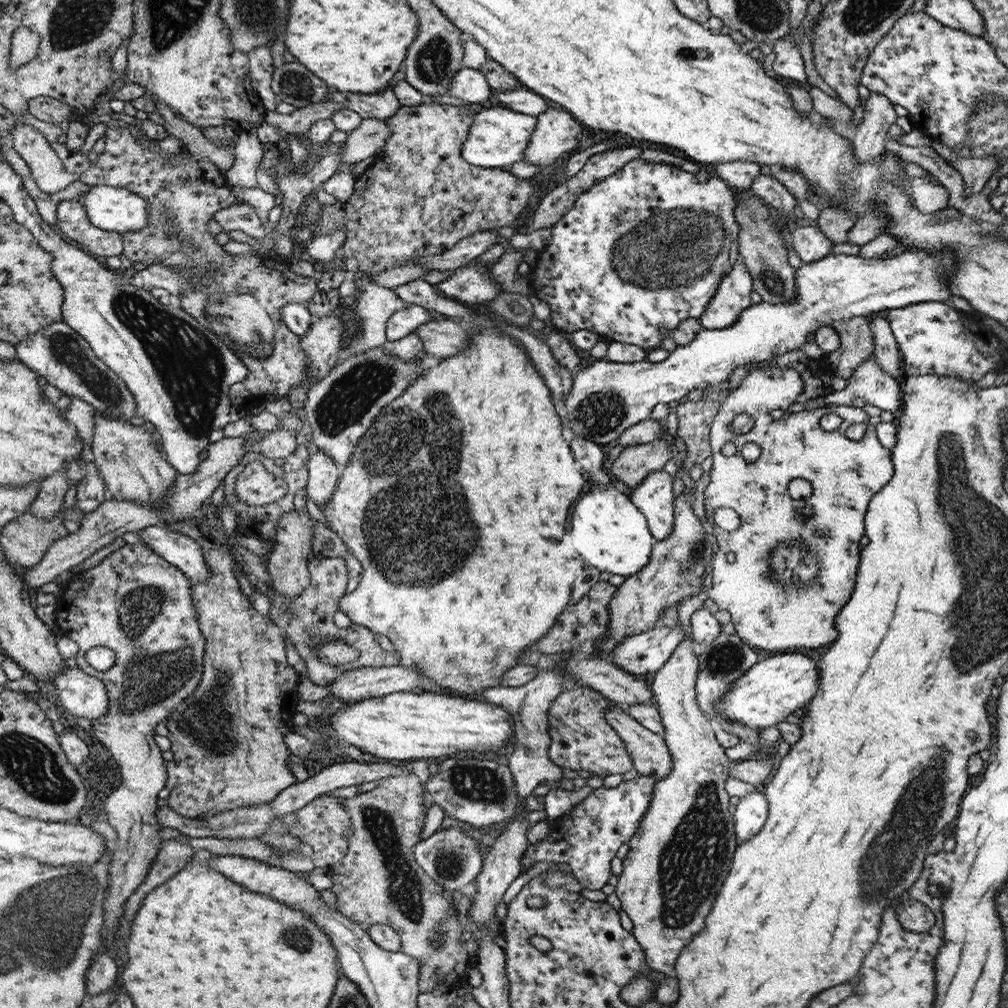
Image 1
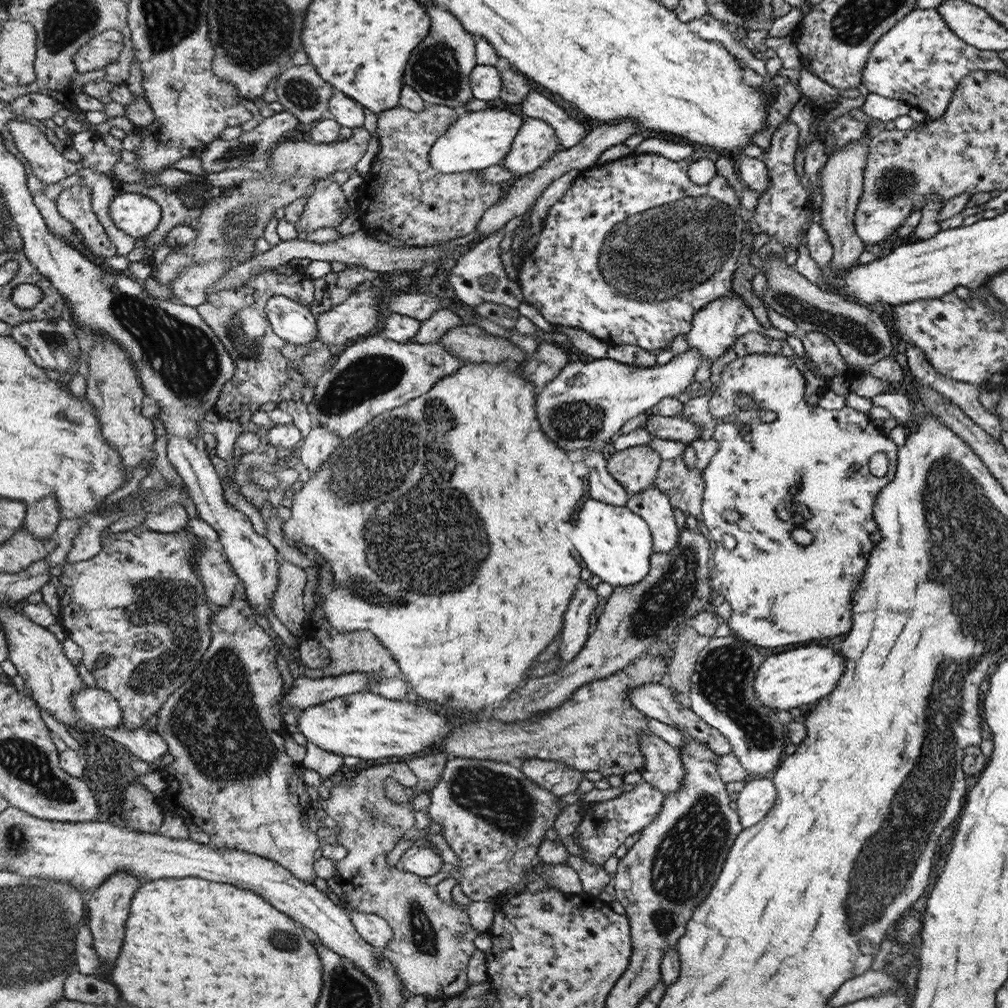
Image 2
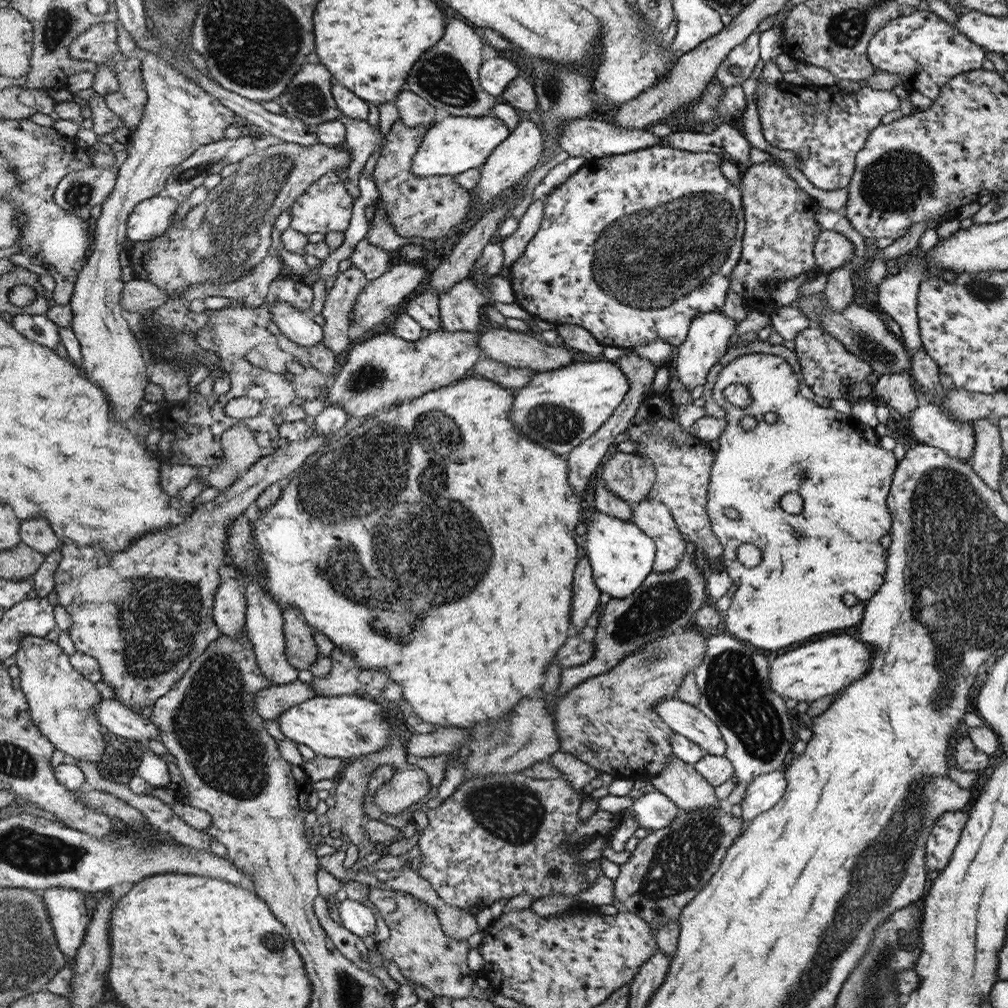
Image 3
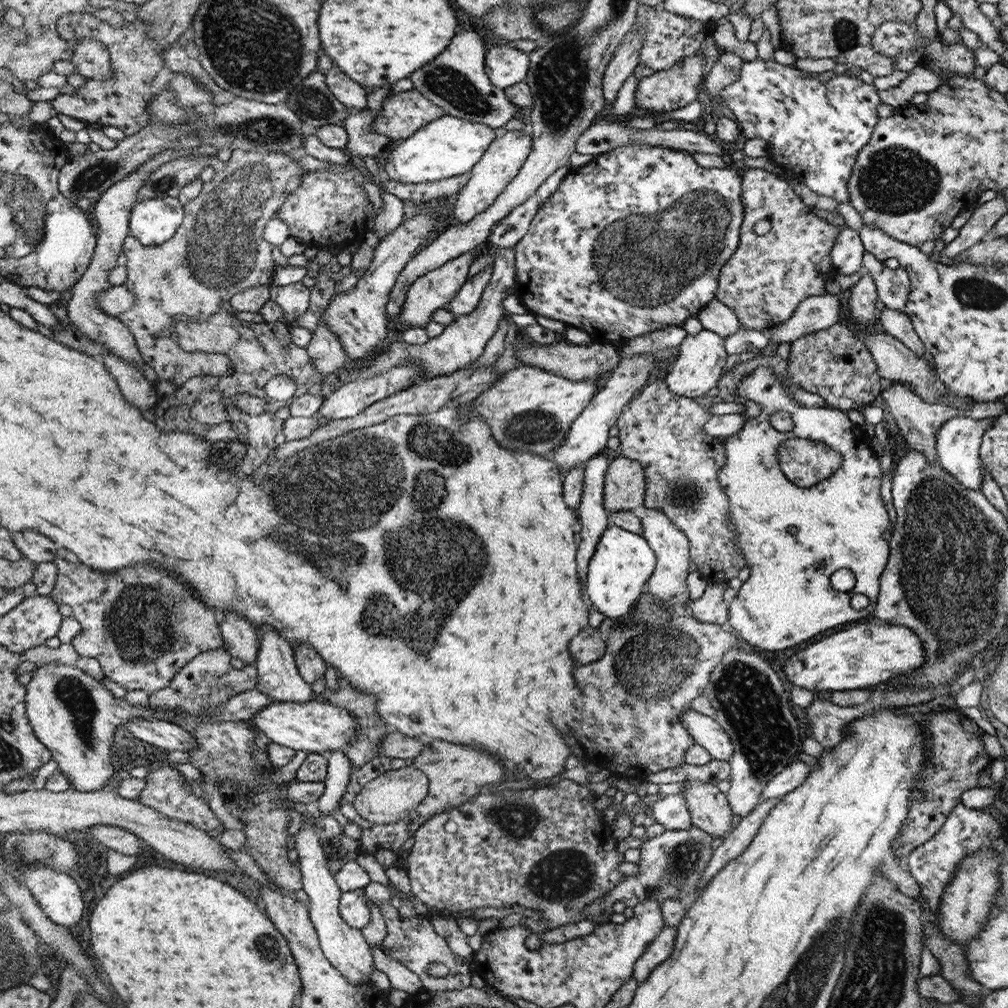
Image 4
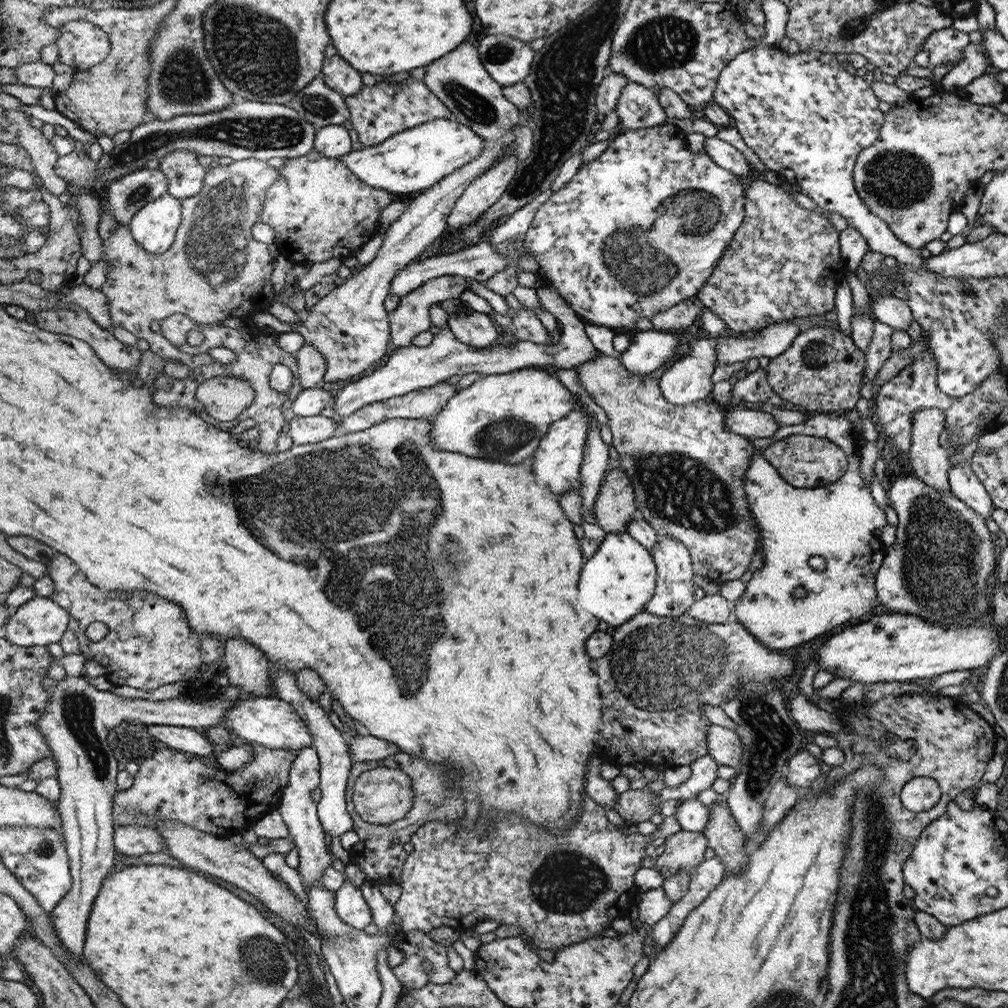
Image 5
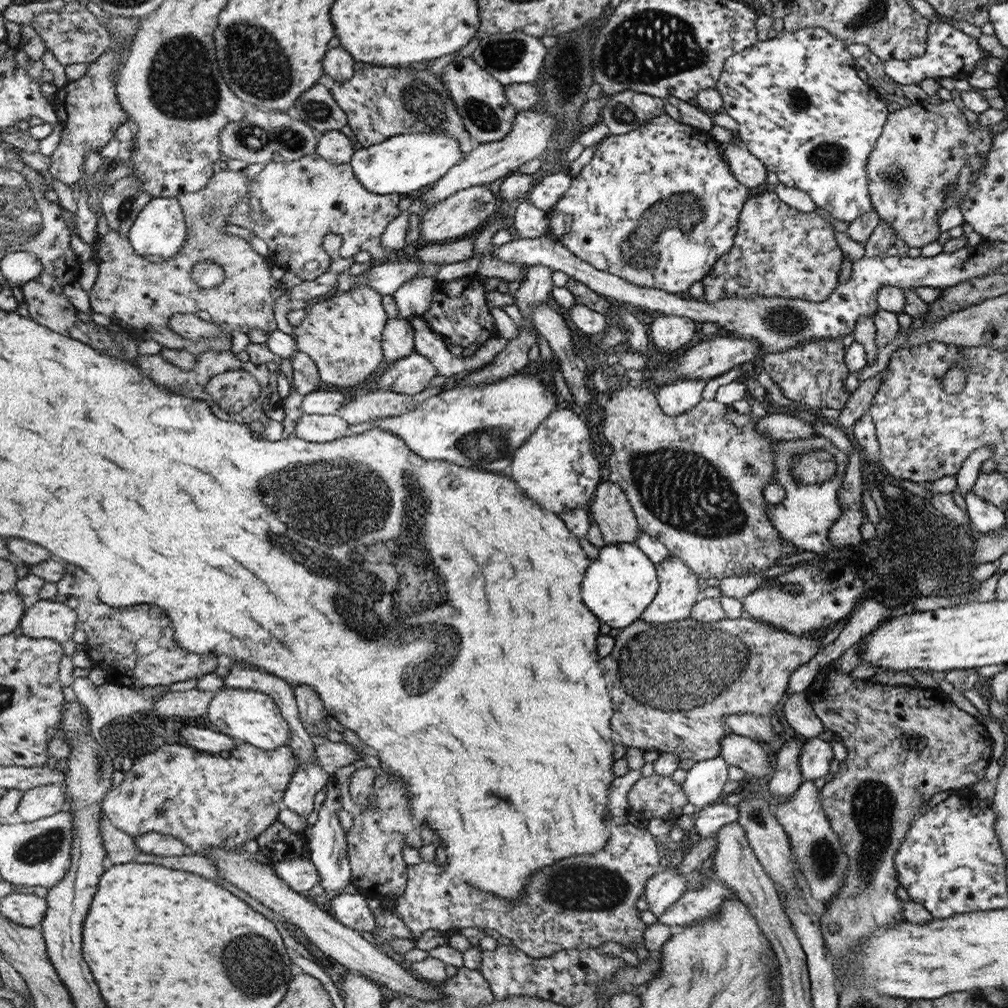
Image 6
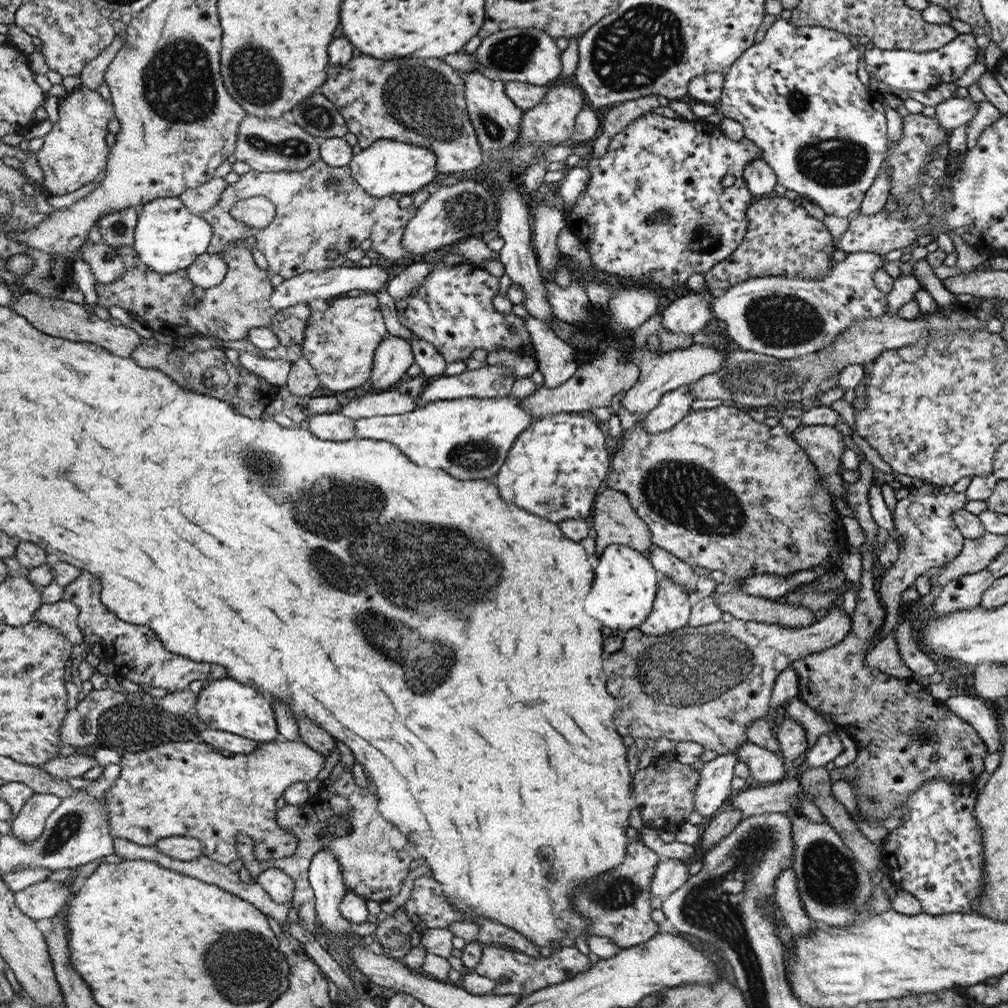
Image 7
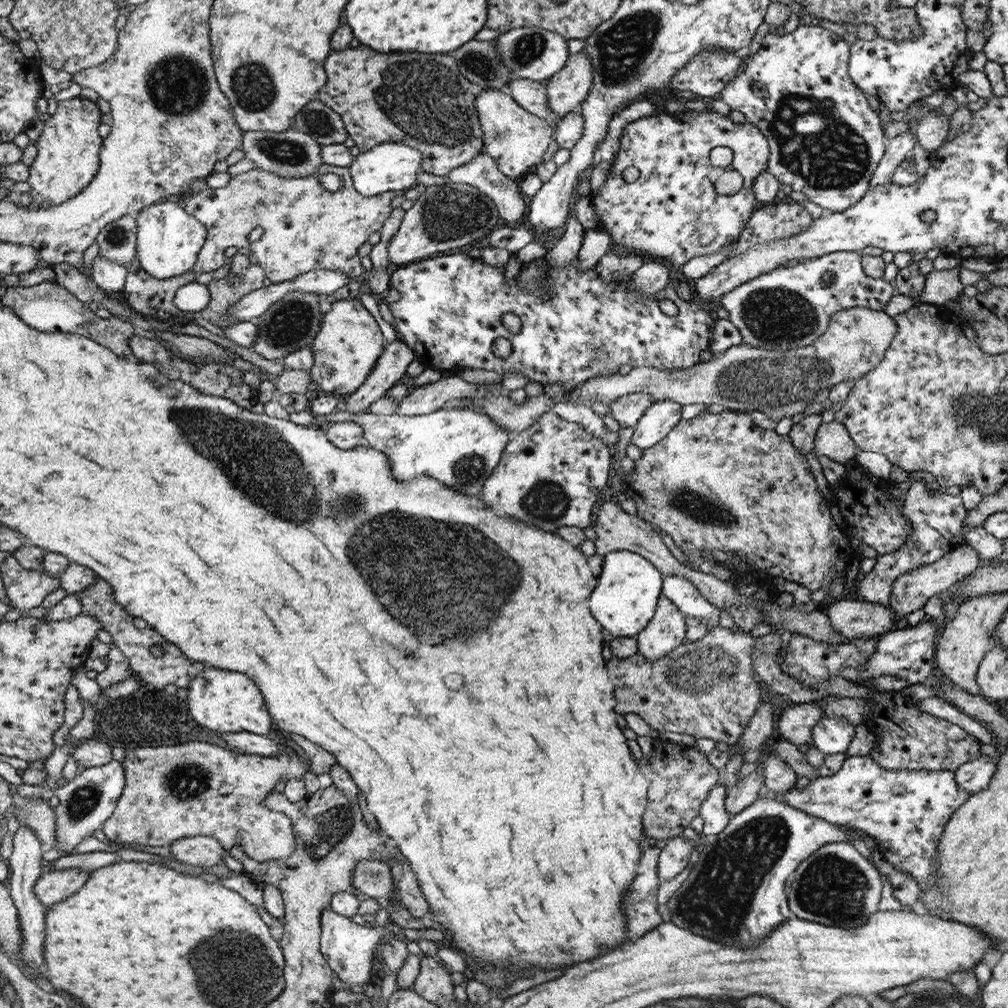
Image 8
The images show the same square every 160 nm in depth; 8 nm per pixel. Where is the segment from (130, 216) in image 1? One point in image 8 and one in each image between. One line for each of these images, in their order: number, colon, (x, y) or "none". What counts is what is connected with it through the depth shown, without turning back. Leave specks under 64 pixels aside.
2: (137, 215)
3: (150, 219)
4: (153, 222)
5: (155, 226)
6: (160, 231)
7: (169, 237)
8: (170, 239)

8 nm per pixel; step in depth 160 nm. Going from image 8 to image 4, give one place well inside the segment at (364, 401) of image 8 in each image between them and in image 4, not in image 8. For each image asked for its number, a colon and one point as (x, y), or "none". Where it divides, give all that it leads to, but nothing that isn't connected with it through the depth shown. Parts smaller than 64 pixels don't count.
4: (436, 289)
5: (411, 317)
6: (398, 335)
7: (394, 356)

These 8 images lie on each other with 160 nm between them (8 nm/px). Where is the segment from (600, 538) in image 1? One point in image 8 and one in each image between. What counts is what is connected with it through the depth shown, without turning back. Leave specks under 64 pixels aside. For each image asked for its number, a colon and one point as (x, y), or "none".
2: (616, 545)
3: (621, 554)
4: (620, 569)
5: (618, 582)
6: (621, 585)
7: (624, 593)
8: (628, 590)

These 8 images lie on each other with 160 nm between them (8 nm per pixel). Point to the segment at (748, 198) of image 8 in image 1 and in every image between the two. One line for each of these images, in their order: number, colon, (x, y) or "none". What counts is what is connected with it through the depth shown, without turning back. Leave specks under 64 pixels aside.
1: (647, 247)
2: (634, 249)
3: (633, 247)
4: (634, 241)
5: (641, 228)
6: (658, 206)
7: (654, 209)

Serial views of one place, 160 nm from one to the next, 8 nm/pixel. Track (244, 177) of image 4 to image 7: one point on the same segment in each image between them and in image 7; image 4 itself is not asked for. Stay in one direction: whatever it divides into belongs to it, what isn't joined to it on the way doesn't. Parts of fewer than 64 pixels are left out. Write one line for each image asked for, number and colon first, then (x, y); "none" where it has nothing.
5: (215, 270)
6: (130, 289)
7: (227, 311)

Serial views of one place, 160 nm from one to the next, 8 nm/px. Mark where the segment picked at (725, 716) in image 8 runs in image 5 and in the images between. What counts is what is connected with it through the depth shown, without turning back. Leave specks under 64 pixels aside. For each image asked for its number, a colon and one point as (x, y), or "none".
5: (660, 671)
6: (674, 685)
7: (706, 684)

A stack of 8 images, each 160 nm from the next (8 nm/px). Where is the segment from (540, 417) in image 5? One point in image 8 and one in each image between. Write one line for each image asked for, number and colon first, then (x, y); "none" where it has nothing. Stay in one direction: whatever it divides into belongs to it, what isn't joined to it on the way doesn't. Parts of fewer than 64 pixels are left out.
6: (482, 427)
7: (470, 438)
8: (461, 447)

